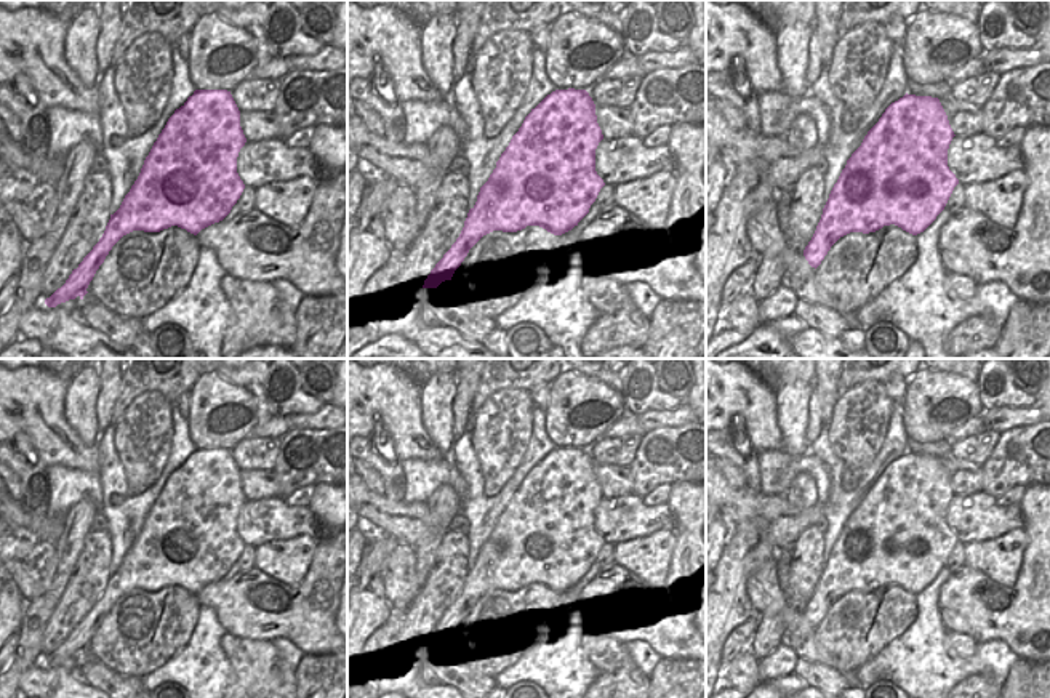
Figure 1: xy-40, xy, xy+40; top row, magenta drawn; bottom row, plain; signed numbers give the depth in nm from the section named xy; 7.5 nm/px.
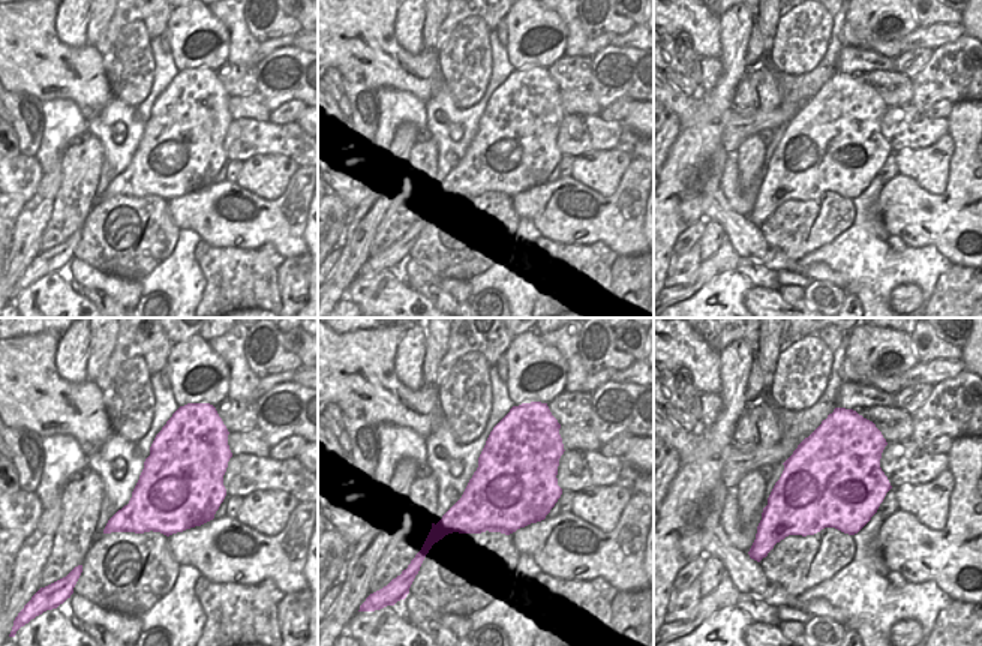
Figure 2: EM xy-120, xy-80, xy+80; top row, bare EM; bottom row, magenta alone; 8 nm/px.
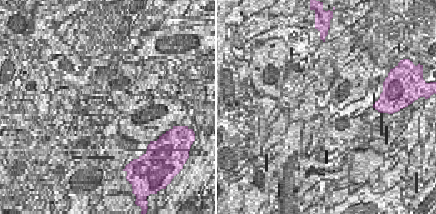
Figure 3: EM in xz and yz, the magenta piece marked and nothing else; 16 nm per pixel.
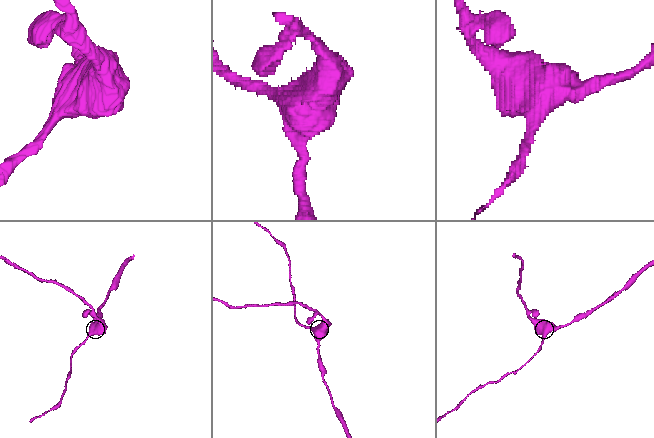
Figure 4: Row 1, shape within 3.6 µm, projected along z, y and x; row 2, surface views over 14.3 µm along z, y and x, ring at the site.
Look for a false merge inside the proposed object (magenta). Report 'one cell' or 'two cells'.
two cells

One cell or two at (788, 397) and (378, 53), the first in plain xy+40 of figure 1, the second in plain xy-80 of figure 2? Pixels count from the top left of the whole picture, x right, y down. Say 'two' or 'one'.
two

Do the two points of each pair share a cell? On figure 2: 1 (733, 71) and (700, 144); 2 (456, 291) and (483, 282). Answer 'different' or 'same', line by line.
1: same
2: different

